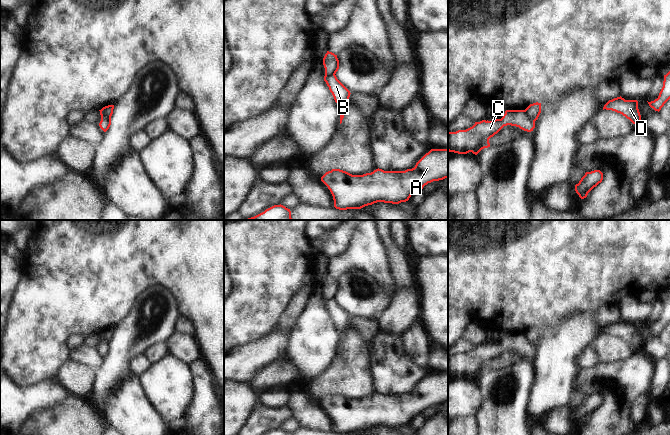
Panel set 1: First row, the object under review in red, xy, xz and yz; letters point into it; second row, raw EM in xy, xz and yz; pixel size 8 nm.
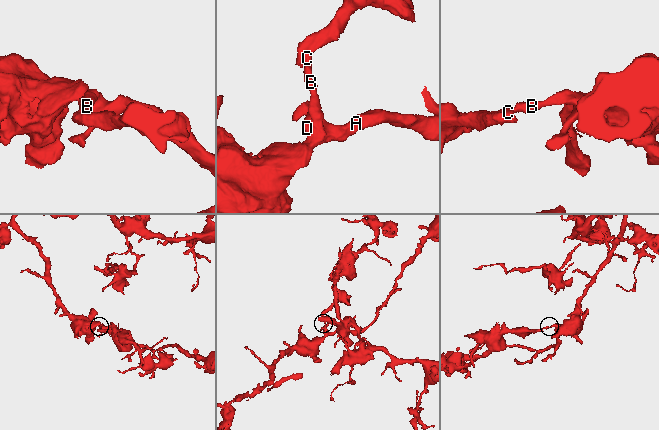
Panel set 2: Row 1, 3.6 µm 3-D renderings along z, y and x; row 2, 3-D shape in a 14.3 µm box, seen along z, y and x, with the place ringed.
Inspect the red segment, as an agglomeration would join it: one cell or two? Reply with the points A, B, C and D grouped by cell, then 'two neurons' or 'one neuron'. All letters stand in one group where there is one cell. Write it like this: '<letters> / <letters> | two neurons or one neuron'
A B D / C | two neurons

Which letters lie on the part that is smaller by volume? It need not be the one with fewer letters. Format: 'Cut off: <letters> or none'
Cut off: C

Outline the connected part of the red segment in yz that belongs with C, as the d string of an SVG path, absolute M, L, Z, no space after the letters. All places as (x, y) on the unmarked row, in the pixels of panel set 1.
M506 334L501 343L482 344L466 354L448 356L448 375L458 378L472 376L477 379L482 373L490 371L489 363L507 349L527 356L535 352L535 346L529 343L525 334Z

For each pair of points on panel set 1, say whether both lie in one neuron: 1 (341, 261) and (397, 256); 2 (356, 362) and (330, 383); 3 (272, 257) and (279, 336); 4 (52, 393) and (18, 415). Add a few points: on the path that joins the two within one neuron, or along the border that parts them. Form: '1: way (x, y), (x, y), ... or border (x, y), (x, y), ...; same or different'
1: border (380, 236), (388, 249), (391, 270), (396, 280); different
2: way (350, 368), (341, 377), (336, 379); same
3: border (277, 325), (268, 335), (257, 340); different
4: way (44, 395), (35, 398), (26, 407); same

